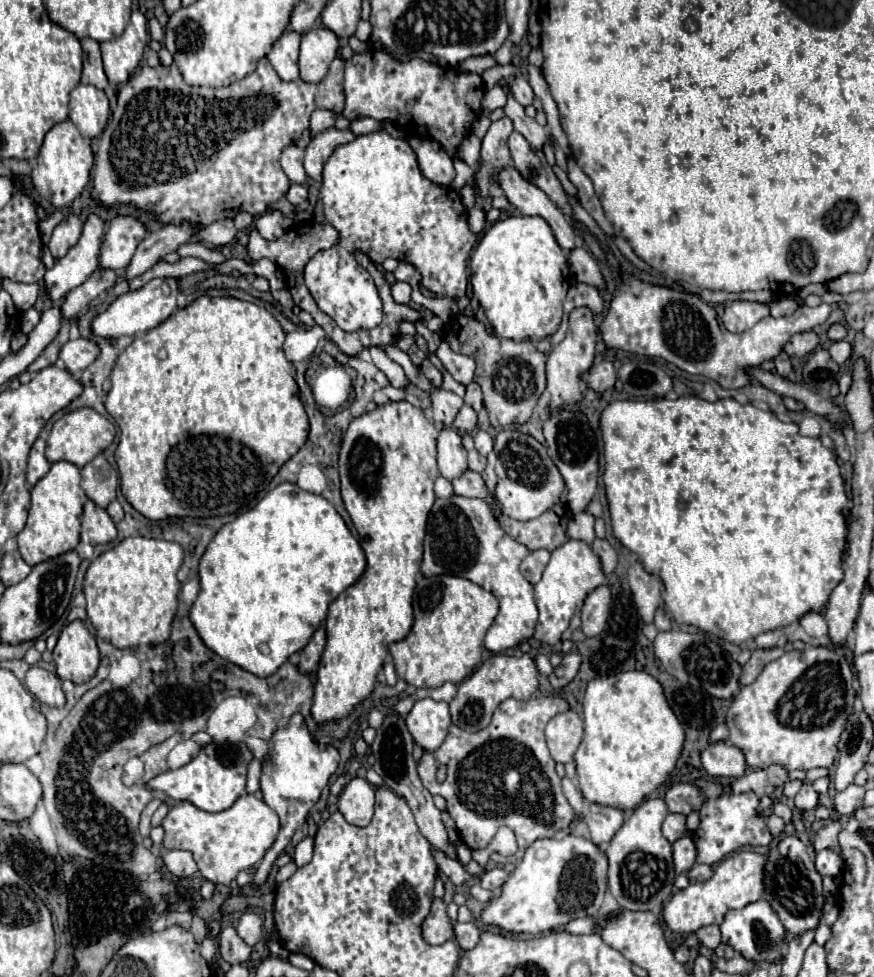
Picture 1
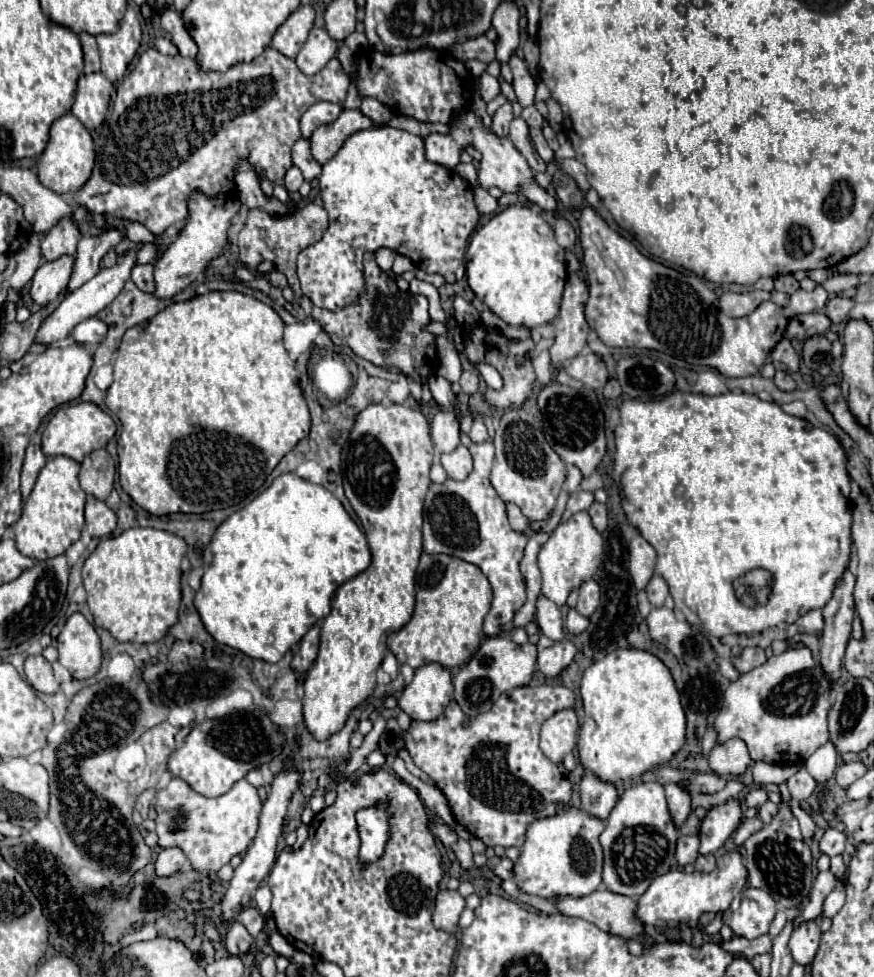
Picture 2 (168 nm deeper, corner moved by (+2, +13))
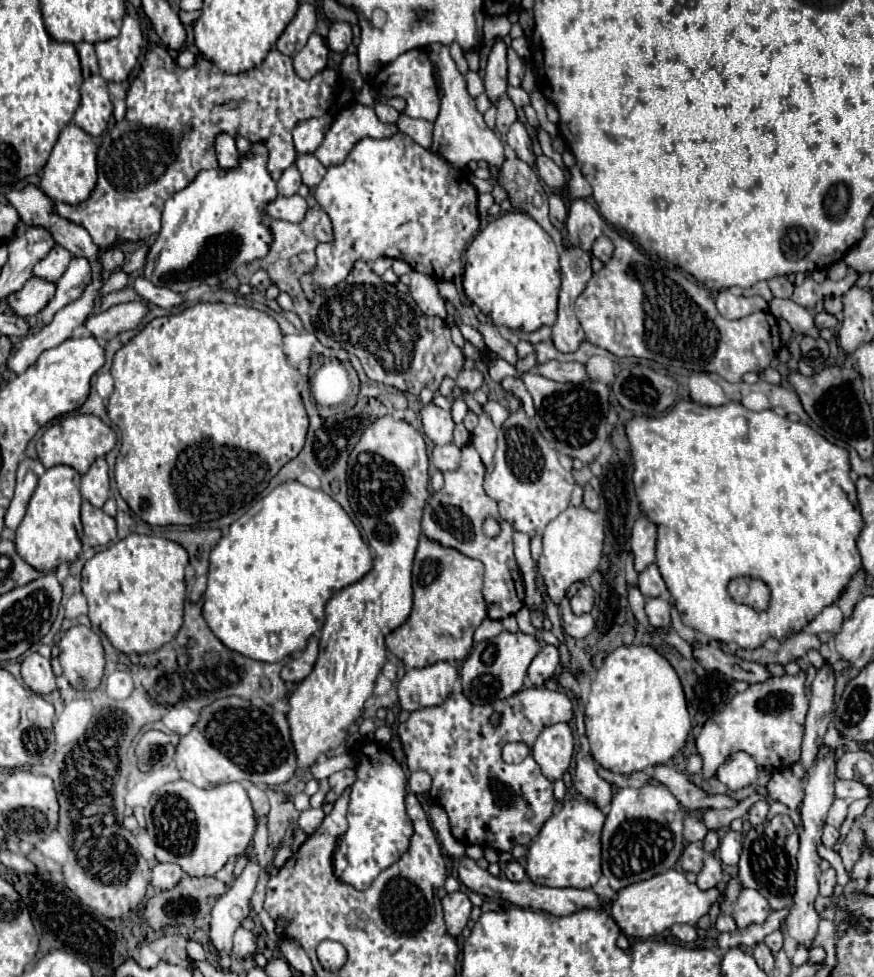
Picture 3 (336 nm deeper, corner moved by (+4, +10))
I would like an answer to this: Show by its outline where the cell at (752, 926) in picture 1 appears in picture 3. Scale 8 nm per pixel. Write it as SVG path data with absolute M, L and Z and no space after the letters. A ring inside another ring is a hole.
M744 888L740 892L734 912L738 928L746 928L750 924L762 924L768 918L768 914L770 914L770 904L758 890Z

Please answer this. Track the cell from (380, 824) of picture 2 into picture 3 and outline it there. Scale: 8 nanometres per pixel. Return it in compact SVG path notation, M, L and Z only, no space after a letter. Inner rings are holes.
M362 742L356 760L356 780L350 786L348 800L348 830L338 838L332 856L334 874L340 882L352 884L356 890L366 890L376 876L400 860L412 838L412 822L406 814L406 784L408 778L402 766L394 760L388 746L378 742Z

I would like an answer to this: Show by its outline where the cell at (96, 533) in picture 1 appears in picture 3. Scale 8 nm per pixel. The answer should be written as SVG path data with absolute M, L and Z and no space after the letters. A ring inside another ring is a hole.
M86 500L82 502L82 525L84 547L106 546L116 538L116 520Z

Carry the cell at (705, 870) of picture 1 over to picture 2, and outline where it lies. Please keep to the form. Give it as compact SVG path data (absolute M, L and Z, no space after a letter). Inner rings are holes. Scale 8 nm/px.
M698 855L696 863L694 863L694 869L696 871L704 871L704 873L710 873L714 867L716 867L714 855Z

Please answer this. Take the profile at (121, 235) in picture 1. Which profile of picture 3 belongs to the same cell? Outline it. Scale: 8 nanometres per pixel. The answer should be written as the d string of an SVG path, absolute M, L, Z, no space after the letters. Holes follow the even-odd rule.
M72 258L70 266L62 274L62 278L56 282L54 296L50 298L50 302L40 312L42 314L42 324L46 326L48 322L52 322L54 314L60 308L64 308L66 304L80 298L80 294L90 284L90 280L92 280L90 278L90 262L86 258Z

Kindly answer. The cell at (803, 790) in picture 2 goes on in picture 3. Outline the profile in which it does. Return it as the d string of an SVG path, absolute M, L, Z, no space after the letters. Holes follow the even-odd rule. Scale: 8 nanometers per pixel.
M792 764L784 770L774 772L766 784L768 798L786 804L790 810L796 810L804 798L802 778L804 778L804 770L800 764Z

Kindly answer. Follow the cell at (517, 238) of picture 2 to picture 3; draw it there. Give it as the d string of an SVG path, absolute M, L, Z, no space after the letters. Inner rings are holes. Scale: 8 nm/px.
M506 212L494 218L484 230L480 230L464 255L464 294L474 302L484 314L492 318L496 326L508 326L512 330L534 332L542 326L552 326L556 322L558 304L558 250L544 228L524 212Z

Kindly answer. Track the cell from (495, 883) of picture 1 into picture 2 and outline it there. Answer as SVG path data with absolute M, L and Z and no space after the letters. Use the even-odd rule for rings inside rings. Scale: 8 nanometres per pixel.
M502 857L500 863L494 867L494 875L500 877L500 879L512 879L512 865L514 865L514 863L512 863L510 859Z

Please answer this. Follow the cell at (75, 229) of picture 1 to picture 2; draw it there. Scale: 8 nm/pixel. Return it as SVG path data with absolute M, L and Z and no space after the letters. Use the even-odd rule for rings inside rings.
M70 217L60 219L44 237L42 237L42 255L46 261L54 261L64 253L74 255L80 239L80 231Z

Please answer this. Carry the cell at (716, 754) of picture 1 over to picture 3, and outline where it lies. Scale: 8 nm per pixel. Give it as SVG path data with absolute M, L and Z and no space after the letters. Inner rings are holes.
M736 752L718 768L716 778L722 784L726 784L730 790L740 790L740 788L746 788L748 784L756 782L758 766L752 760L752 756L748 756L744 752Z

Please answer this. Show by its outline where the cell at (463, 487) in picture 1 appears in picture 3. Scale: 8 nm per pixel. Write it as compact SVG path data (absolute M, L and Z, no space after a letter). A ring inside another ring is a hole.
M454 444L448 446L434 446L432 450L432 464L438 470L456 470L460 464L460 448Z

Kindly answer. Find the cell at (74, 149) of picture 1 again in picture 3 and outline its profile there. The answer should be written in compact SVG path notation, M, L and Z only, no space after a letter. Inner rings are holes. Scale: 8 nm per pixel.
M70 122L58 136L58 142L54 144L54 150L42 170L42 182L40 188L42 192L56 200L56 202L66 202L66 204L76 204L76 202L84 202L94 186L96 186L96 178L98 178L98 166L96 166L96 144L92 140L90 134L86 134L82 128L78 128L74 122Z

